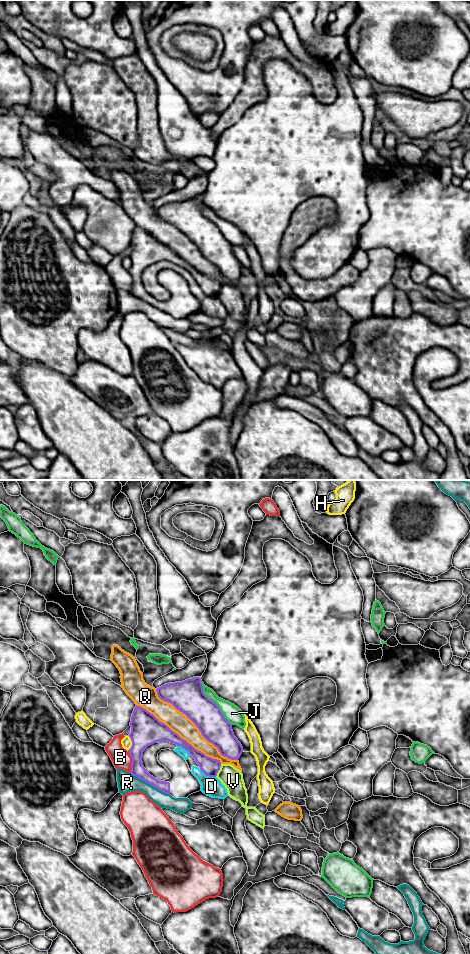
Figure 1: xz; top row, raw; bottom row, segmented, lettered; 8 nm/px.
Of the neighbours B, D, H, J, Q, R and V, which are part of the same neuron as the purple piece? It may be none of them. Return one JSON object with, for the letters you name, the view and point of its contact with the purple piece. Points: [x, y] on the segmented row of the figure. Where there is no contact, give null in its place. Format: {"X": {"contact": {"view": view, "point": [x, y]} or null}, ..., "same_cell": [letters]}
{"same_cell": []}

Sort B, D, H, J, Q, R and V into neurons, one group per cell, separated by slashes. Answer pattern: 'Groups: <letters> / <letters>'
Groups: B / D / H / J / Q / R / V

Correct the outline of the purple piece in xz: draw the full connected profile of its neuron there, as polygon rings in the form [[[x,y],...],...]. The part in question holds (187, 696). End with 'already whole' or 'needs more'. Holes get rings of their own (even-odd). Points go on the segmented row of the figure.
[[[195,677],[165,684],[156,691],[161,700],[171,703],[185,714],[202,736],[218,748],[222,756],[238,760],[243,747],[234,736],[232,724],[224,717],[218,705],[204,694],[201,682],[200,677]]]; already whole

